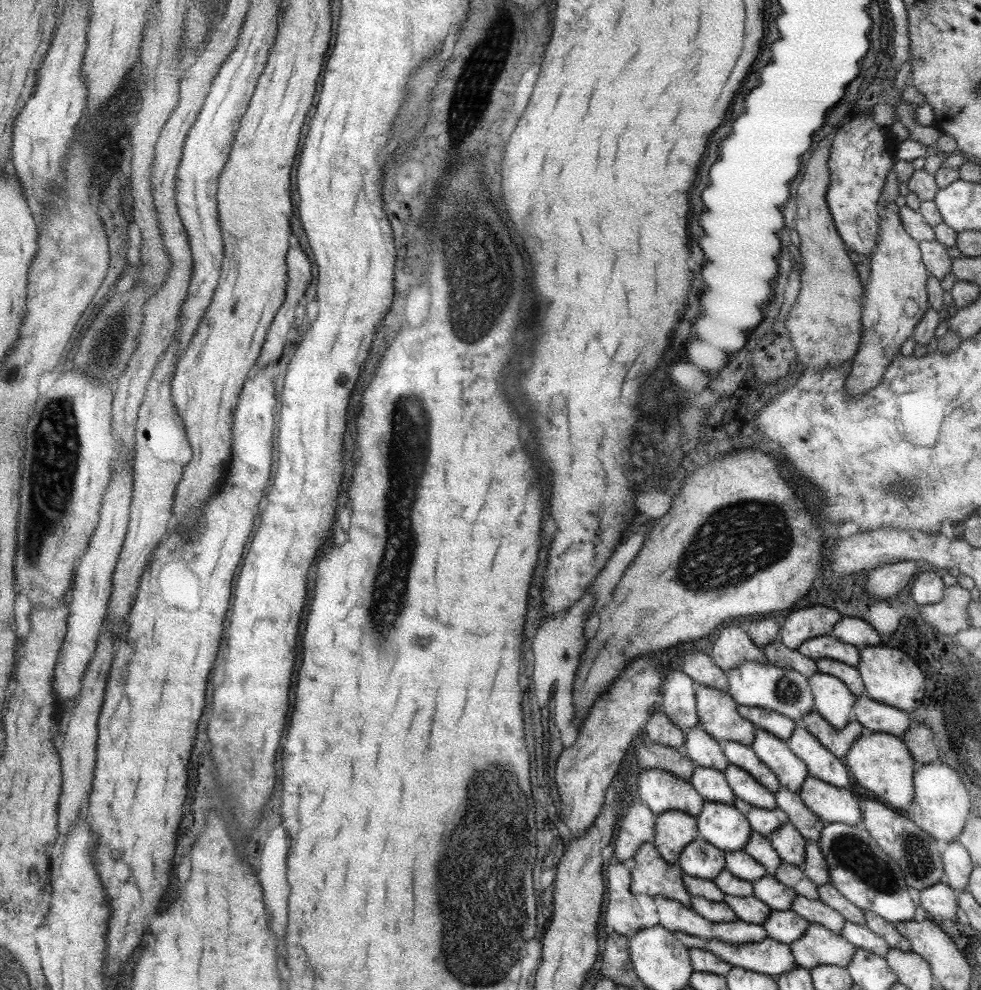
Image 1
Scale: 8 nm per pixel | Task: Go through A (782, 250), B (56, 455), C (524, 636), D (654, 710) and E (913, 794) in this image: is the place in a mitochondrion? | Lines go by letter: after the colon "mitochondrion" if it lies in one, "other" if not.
A: other
B: mitochondrion
C: other
D: other
E: other

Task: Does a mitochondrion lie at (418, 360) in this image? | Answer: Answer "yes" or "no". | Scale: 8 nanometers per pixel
no

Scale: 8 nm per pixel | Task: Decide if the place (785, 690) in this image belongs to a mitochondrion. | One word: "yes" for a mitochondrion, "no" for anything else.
yes

